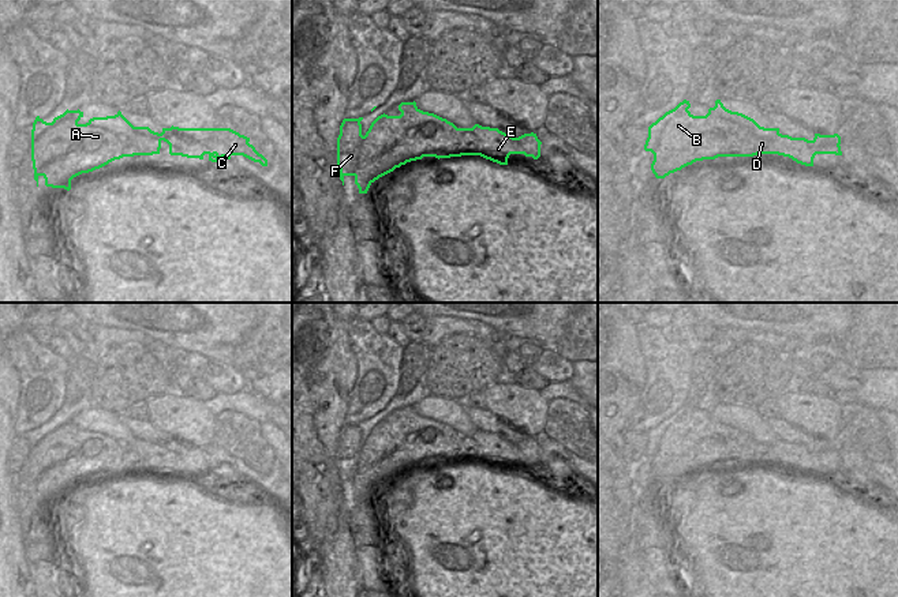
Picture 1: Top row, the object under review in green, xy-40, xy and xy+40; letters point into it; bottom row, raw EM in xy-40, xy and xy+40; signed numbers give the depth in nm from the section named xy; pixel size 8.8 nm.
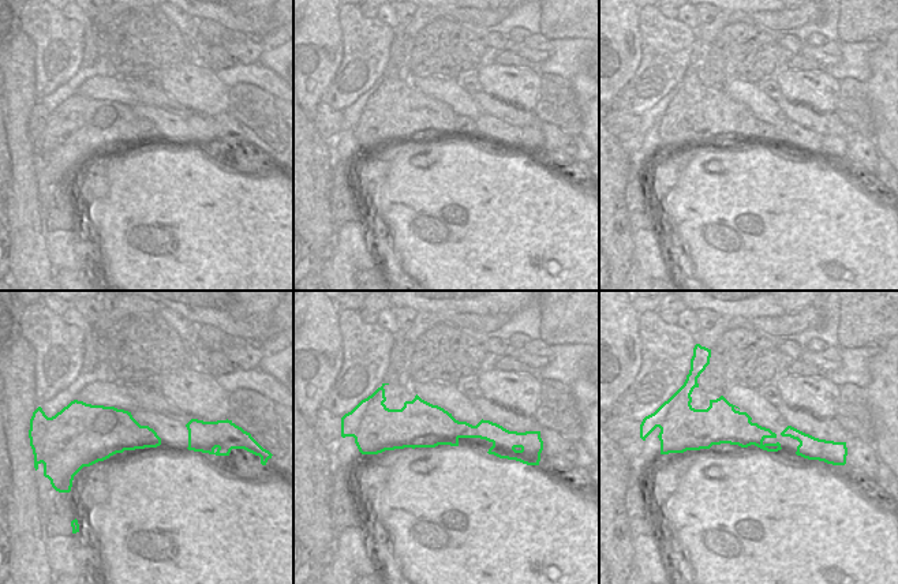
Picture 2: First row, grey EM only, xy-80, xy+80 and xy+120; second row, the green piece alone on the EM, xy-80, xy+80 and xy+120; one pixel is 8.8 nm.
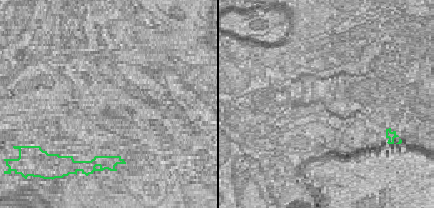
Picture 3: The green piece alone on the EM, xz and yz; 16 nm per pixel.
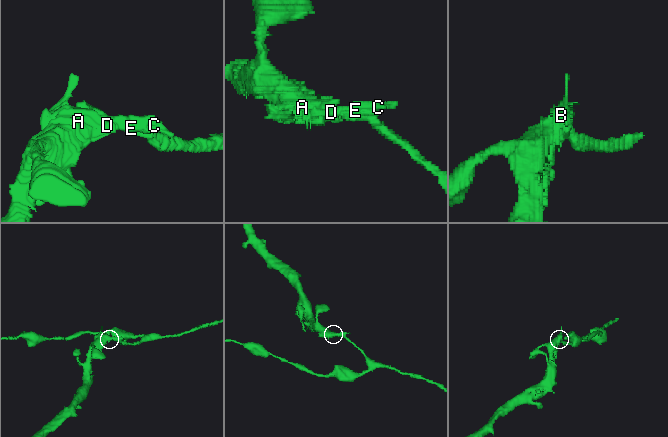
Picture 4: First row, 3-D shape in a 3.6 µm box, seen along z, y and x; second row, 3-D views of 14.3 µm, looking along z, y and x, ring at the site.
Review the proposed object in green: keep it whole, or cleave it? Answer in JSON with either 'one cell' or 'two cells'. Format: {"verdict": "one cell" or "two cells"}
{"verdict": "two cells"}

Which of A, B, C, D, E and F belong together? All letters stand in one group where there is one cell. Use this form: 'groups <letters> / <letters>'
groups A B D F / C E

